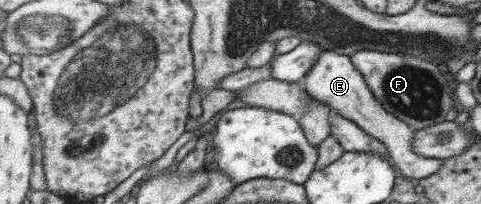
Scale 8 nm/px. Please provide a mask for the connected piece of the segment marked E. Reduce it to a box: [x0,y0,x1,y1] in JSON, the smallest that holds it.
[301,51,444,179]

